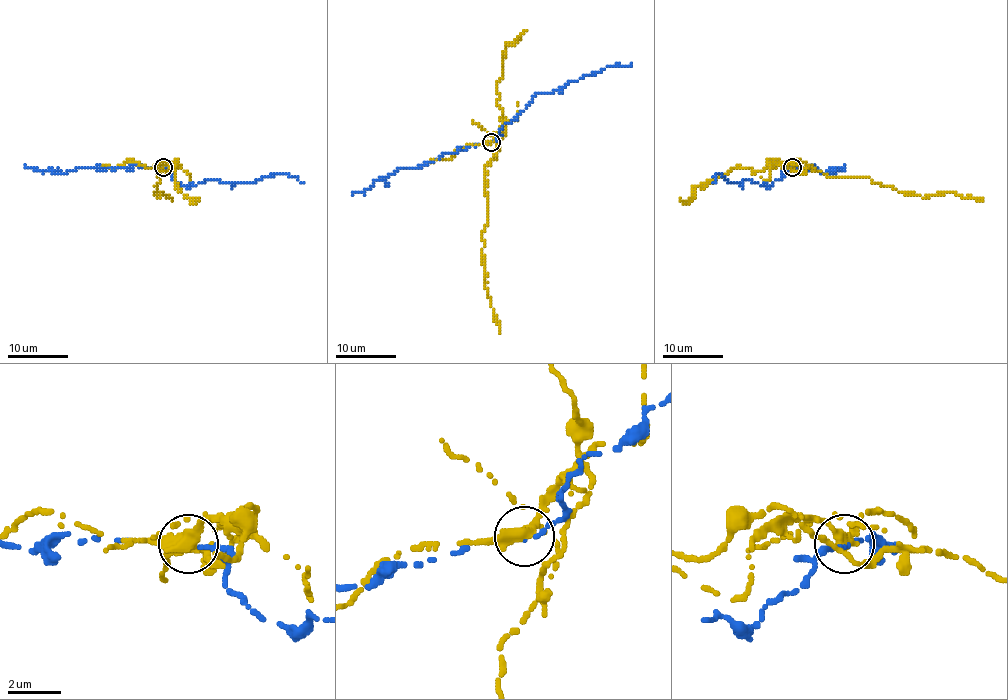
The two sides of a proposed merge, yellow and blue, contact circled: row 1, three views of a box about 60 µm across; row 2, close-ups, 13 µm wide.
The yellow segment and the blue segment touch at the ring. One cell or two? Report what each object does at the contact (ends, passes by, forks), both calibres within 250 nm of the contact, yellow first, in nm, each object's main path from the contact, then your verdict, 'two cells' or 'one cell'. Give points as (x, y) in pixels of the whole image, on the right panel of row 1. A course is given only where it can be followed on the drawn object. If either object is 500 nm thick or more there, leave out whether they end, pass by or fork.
yellow passes by; blue ends there; 400 nm thick on the yellow side, 140 nm on the other; yellow runs (791, 167), (832, 177), (863, 177), (922, 197), (955, 192), (983, 201); blue runs (793, 167), (770, 186), (743, 179), (743, 182), (731, 183), (715, 174), (713, 183); two cells

